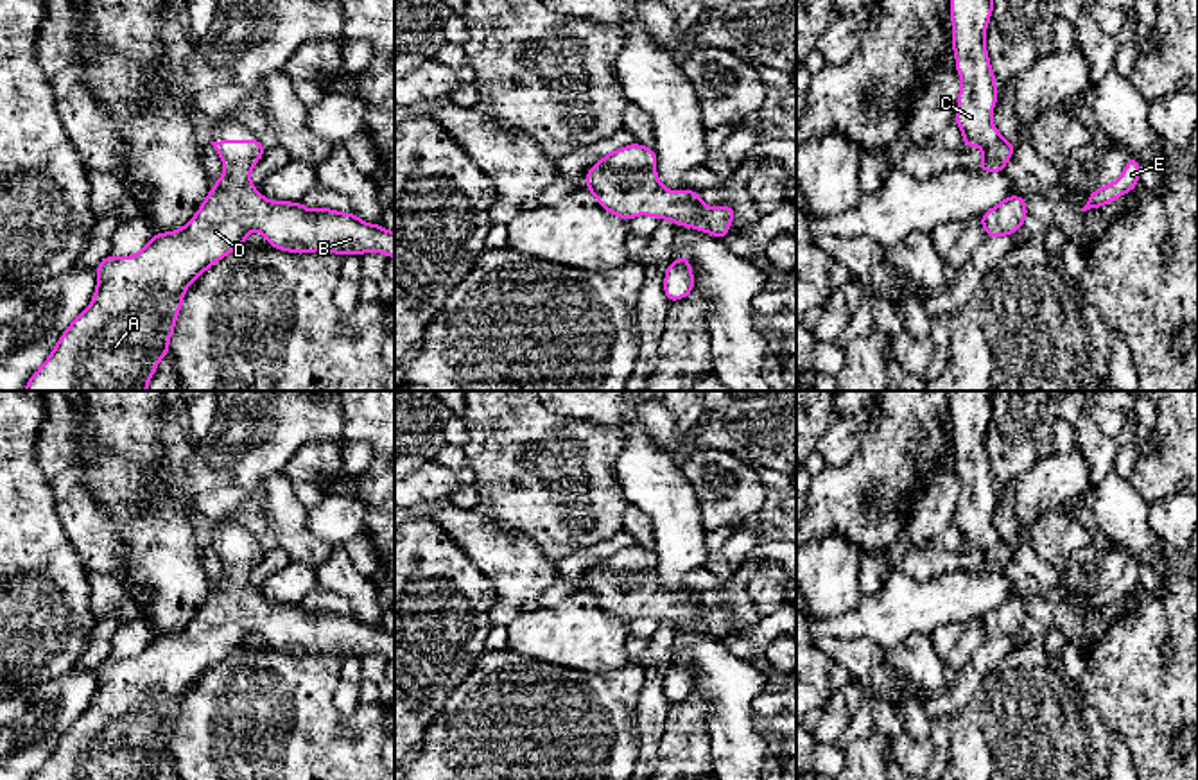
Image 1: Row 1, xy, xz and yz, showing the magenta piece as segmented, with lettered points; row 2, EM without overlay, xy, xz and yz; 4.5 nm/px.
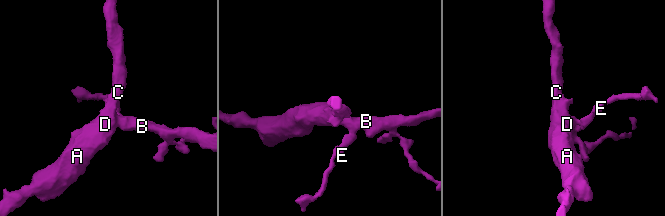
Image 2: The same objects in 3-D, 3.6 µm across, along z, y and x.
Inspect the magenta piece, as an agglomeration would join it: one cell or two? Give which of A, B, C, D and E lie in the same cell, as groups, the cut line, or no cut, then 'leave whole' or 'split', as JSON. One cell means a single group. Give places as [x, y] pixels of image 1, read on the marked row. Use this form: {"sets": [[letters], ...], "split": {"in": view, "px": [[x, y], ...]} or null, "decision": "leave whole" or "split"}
{"sets": [["A", "B", "C", "D", "E"]], "split": null, "decision": "leave whole"}

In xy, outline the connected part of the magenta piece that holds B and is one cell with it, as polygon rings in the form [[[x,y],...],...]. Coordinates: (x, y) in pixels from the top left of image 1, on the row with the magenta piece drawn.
[[[260,140],[210,142],[221,156],[224,174],[213,183],[195,215],[179,230],[156,233],[140,253],[133,256],[106,256],[97,267],[97,289],[91,303],[61,334],[57,344],[39,369],[27,380],[23,391],[147,391],[158,362],[169,355],[169,341],[183,305],[187,289],[215,262],[246,244],[251,231],[260,231],[271,247],[294,255],[326,251],[337,255],[364,255],[369,251],[395,258],[395,231],[369,224],[355,213],[332,208],[307,210],[305,204],[269,201],[251,185],[251,169],[264,156]]]

